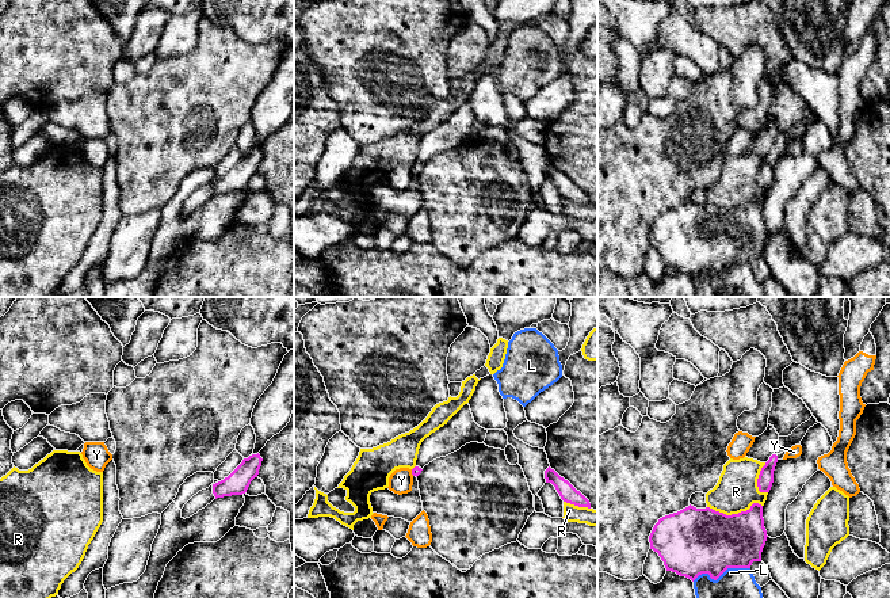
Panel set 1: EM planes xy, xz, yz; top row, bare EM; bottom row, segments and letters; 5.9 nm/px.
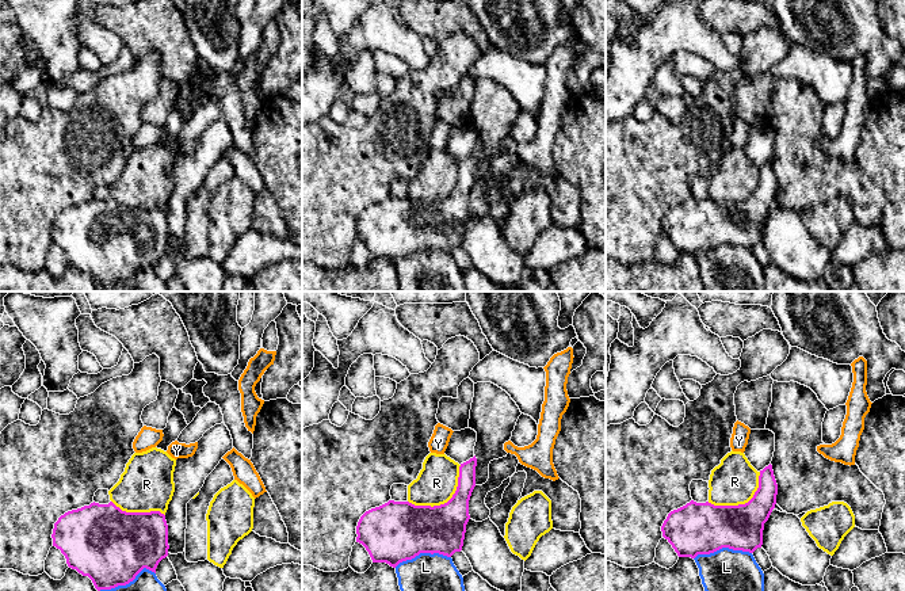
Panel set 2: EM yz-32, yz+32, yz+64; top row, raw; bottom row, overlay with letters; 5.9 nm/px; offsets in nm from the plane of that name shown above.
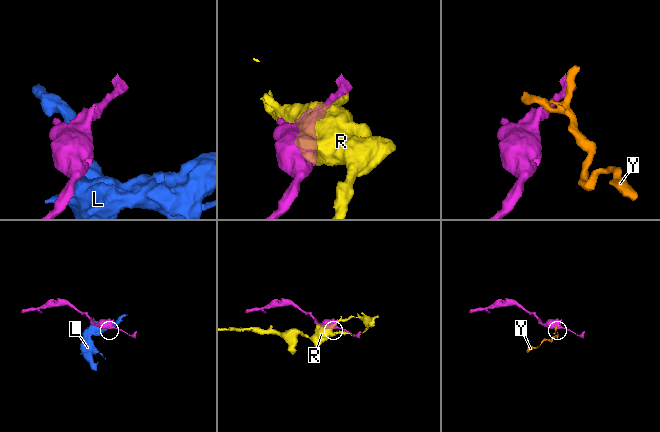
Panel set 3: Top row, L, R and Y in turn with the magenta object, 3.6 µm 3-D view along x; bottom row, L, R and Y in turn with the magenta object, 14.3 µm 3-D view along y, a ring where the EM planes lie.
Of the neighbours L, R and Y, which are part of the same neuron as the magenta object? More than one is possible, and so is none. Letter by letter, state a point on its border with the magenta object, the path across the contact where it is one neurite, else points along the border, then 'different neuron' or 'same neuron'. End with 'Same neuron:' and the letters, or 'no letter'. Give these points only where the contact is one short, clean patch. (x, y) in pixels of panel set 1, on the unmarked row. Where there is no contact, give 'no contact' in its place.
L: contact yz (721, 270); different neuron
R: contact yz (734, 210); different neuron
Y: contact xz (412, 168); border xz (411, 166), (413, 171); different neuron
Same neuron: no letter

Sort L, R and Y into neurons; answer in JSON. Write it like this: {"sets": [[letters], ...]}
{"sets": [["L"], ["R"], ["Y"]]}

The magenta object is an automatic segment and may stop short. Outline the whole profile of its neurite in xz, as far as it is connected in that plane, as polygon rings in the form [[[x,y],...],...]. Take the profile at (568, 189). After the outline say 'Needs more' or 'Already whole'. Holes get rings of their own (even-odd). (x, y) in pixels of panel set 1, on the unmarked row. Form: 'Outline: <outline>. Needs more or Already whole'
Outline: [[[550,163],[545,167],[546,179],[551,179],[566,199],[591,205],[589,197]]]. Already whole

